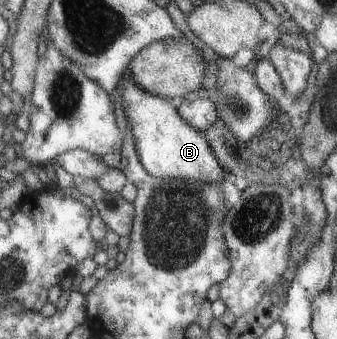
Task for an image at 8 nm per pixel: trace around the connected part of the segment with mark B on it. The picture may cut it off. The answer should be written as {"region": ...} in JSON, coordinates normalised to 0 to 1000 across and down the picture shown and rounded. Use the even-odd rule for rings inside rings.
{"region":[[[377,218],[356,245],[359,295],[380,363],[398,389],[404,434],[436,507],[472,525],[564,531],[596,543],[662,540],[662,493],[644,472],[608,389],[561,372],[519,298],[442,277]]]}

